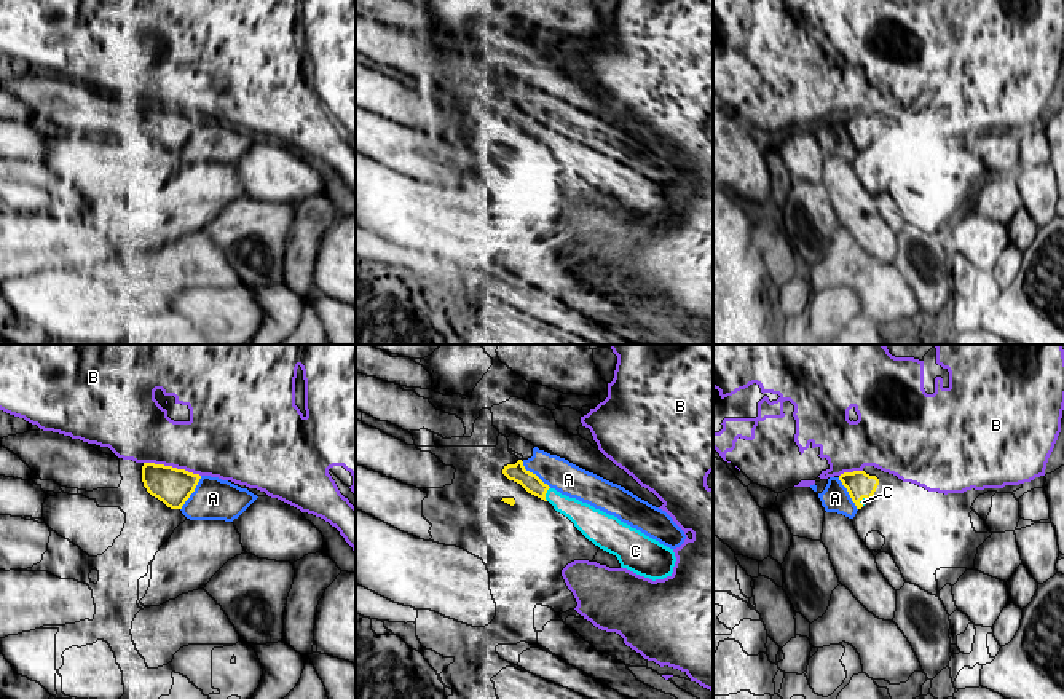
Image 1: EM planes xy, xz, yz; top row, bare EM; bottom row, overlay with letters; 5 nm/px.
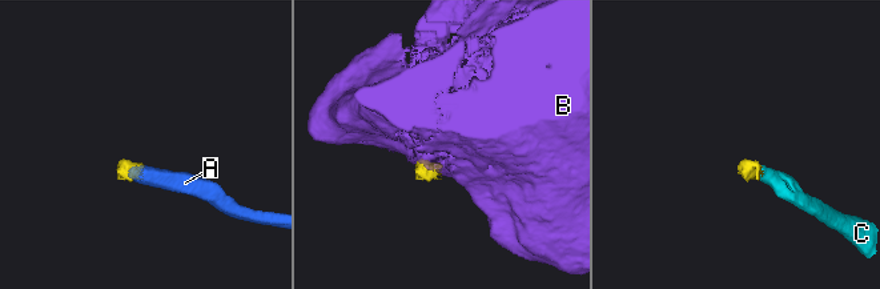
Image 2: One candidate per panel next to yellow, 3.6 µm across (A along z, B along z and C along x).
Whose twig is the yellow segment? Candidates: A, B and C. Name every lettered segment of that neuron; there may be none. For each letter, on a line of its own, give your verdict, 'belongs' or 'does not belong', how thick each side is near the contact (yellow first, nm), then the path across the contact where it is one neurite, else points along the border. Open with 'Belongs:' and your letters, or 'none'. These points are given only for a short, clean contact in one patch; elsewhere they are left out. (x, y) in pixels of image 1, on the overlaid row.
Belongs: C
A: does not belong; calibres 190 and 200 nm; border xy (201, 476), (181, 509)
B: does not belong; calibres 190 and 340 nm; border xy (144, 462), (184, 468), (200, 476)
C: belongs; calibres 90 and 140 nm; way xz (517, 473), (546, 492), (587, 519)

